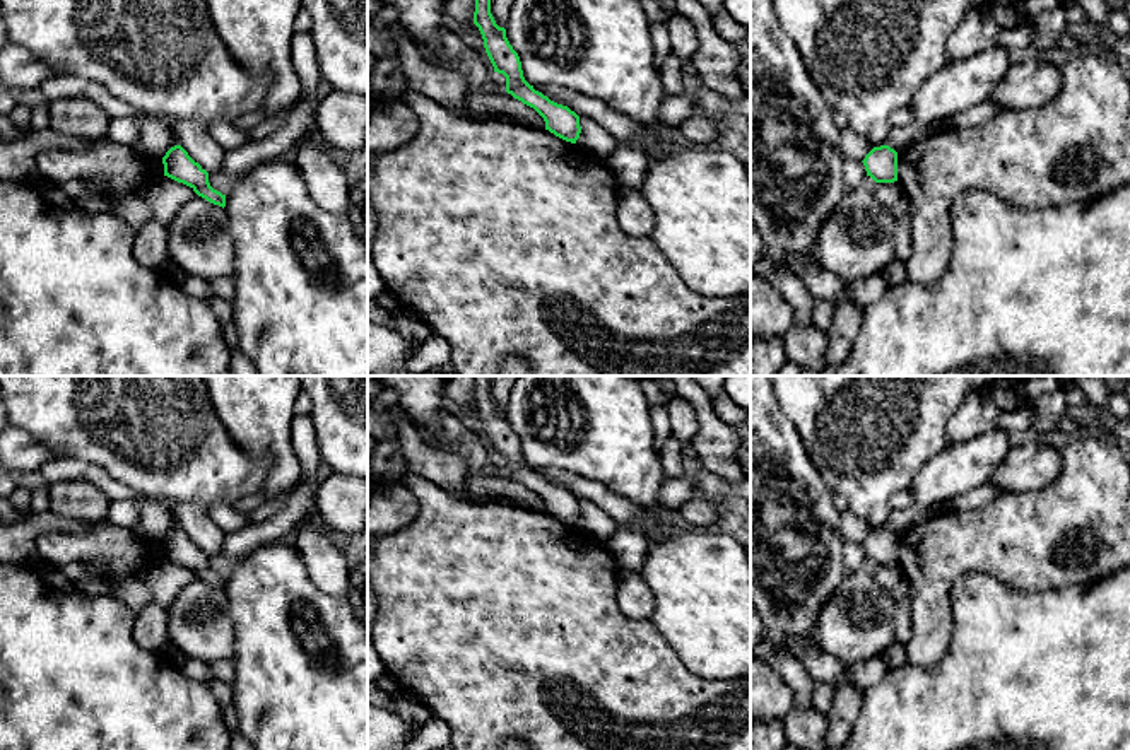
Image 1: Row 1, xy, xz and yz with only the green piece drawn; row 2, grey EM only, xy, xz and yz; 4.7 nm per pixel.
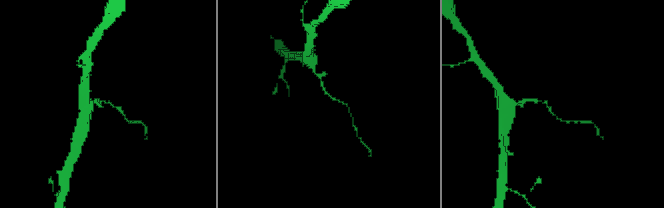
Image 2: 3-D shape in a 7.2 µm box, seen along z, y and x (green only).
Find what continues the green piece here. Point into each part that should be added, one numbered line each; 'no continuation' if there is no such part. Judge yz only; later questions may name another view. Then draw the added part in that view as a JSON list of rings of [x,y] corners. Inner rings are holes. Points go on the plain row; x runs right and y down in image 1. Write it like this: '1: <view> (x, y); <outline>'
no continuation

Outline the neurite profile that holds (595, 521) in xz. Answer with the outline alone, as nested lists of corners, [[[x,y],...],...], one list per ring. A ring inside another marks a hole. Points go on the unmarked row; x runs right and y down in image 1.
[[[580,499],[580,509],[581,516],[576,528],[595,536],[602,543],[605,543],[619,530],[619,524],[593,502]]]

